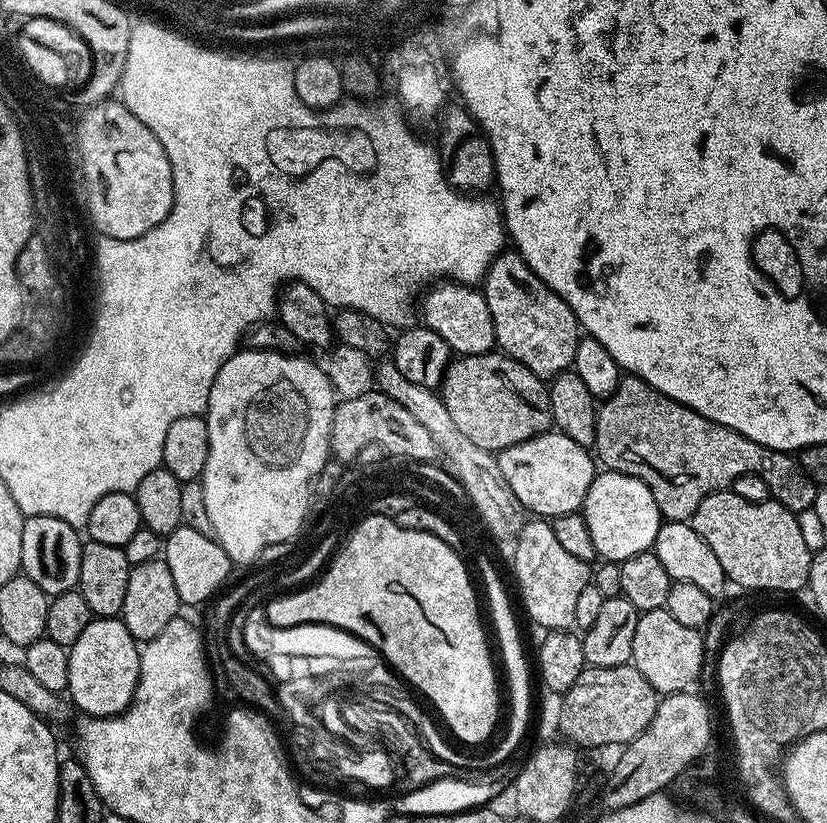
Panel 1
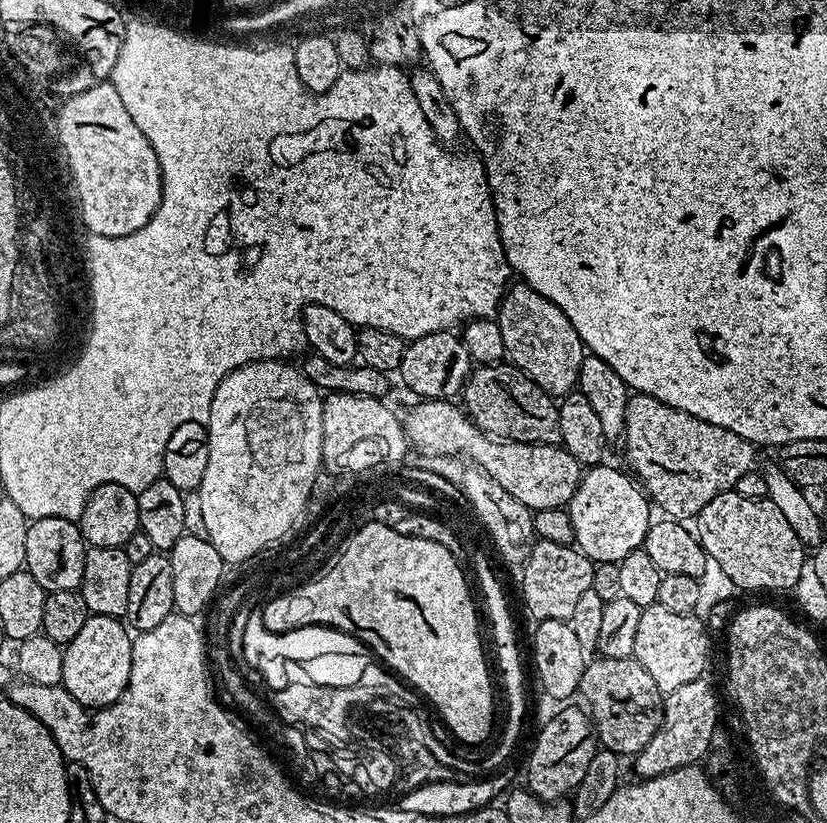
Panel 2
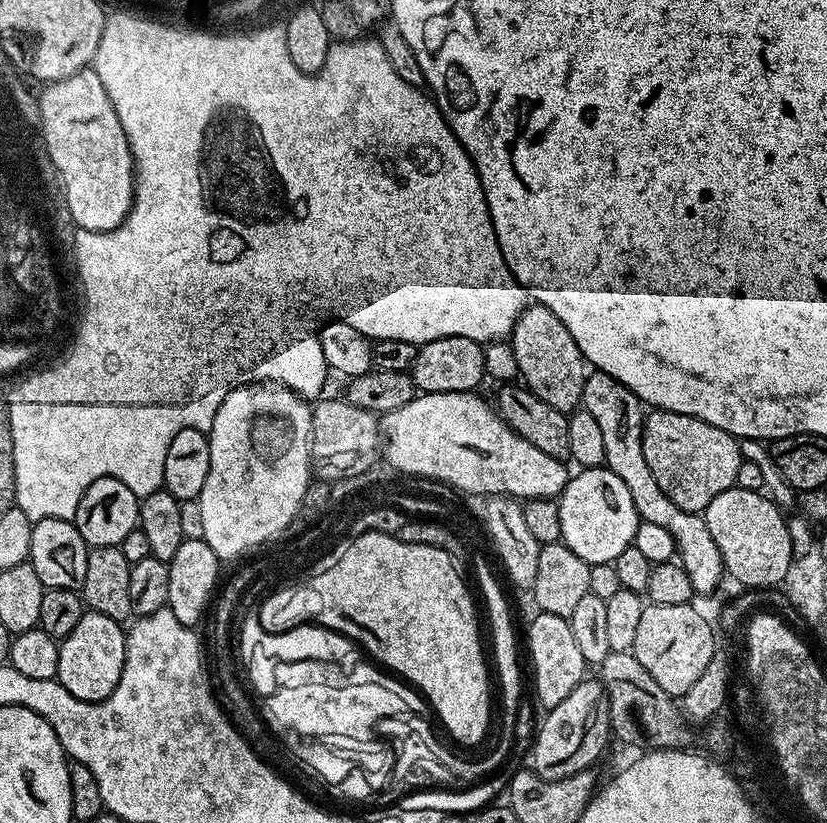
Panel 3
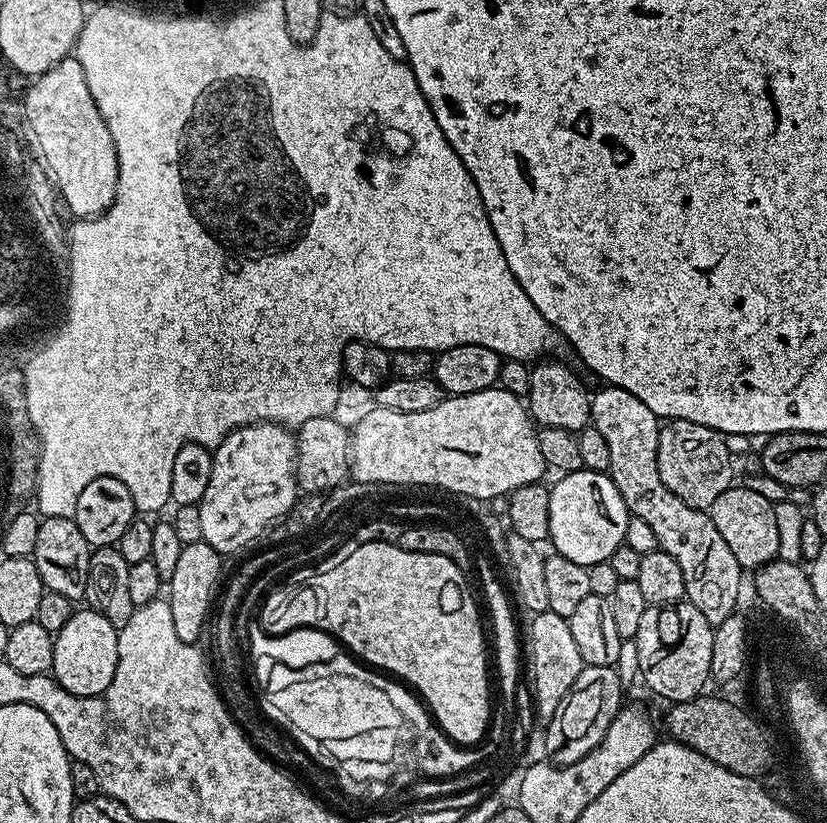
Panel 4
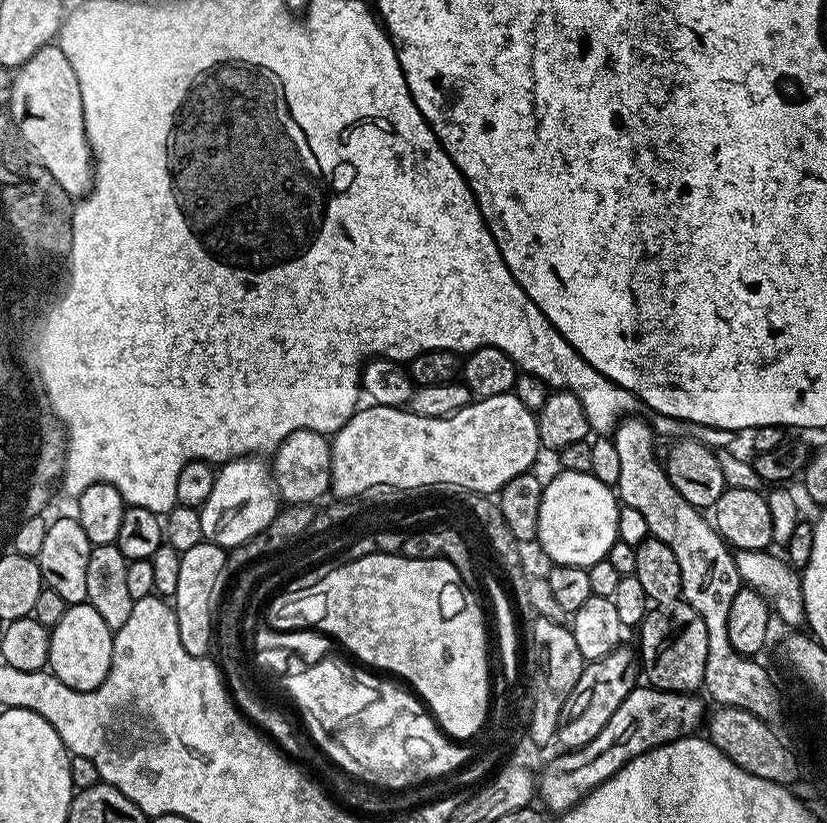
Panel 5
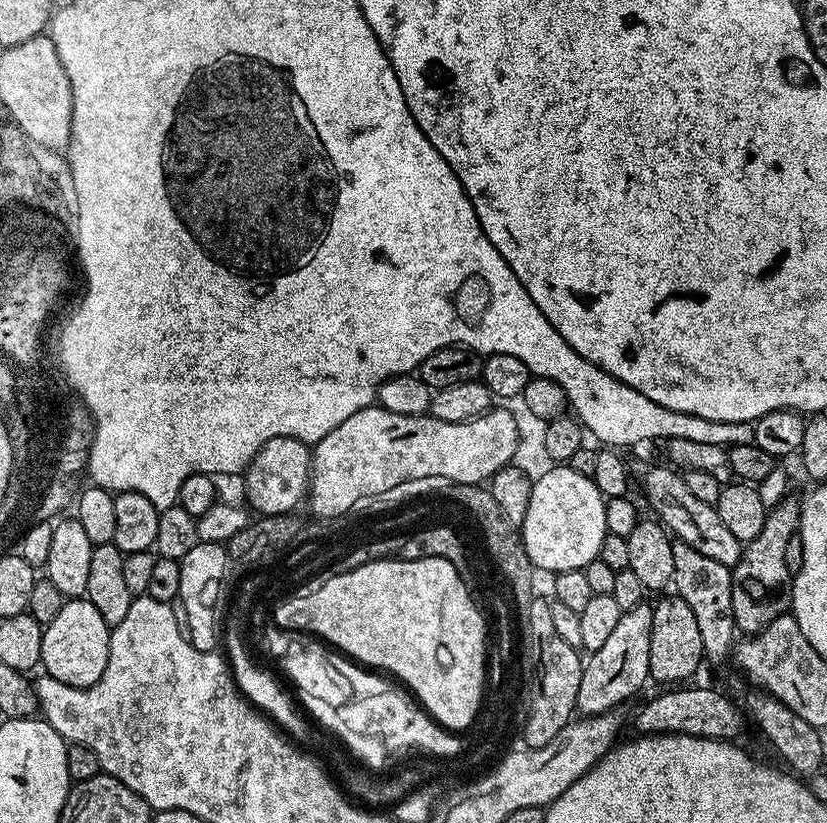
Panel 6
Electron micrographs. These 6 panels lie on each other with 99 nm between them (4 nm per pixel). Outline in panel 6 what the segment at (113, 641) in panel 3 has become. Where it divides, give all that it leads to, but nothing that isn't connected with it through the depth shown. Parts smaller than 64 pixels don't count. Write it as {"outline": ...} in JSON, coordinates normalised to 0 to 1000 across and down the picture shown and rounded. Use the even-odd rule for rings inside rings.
{"outline":[[[105,727],[79,728],[70,751],[52,759],[52,765],[48,804],[57,820],[91,836],[108,836],[123,824],[123,814],[128,814],[131,803],[133,761]]]}

